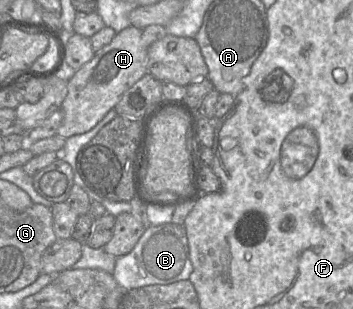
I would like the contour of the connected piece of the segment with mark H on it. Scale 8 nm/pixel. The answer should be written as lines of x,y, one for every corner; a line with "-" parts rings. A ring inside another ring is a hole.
131,25
116,33
112,41
80,69
69,72
68,92
61,106
64,119
57,135
68,139
95,127
116,106
123,93
148,73
148,47
142,39
142,29

